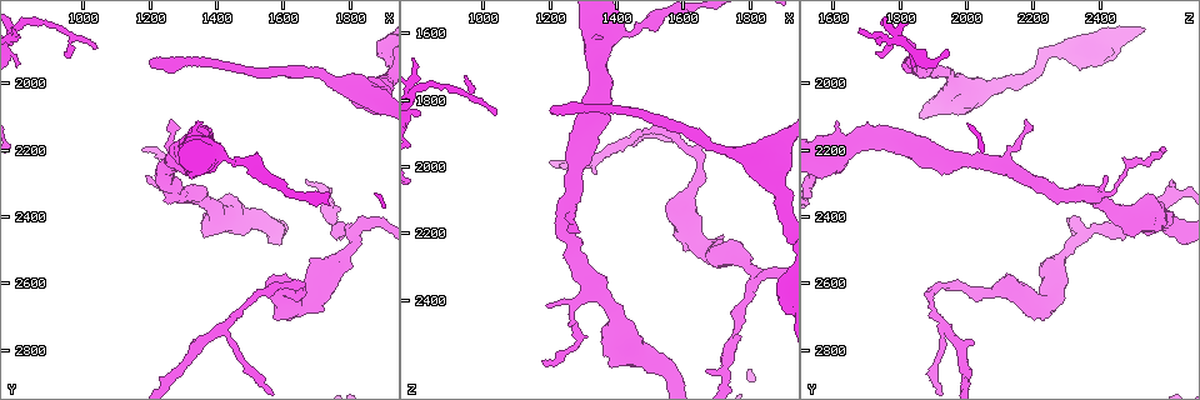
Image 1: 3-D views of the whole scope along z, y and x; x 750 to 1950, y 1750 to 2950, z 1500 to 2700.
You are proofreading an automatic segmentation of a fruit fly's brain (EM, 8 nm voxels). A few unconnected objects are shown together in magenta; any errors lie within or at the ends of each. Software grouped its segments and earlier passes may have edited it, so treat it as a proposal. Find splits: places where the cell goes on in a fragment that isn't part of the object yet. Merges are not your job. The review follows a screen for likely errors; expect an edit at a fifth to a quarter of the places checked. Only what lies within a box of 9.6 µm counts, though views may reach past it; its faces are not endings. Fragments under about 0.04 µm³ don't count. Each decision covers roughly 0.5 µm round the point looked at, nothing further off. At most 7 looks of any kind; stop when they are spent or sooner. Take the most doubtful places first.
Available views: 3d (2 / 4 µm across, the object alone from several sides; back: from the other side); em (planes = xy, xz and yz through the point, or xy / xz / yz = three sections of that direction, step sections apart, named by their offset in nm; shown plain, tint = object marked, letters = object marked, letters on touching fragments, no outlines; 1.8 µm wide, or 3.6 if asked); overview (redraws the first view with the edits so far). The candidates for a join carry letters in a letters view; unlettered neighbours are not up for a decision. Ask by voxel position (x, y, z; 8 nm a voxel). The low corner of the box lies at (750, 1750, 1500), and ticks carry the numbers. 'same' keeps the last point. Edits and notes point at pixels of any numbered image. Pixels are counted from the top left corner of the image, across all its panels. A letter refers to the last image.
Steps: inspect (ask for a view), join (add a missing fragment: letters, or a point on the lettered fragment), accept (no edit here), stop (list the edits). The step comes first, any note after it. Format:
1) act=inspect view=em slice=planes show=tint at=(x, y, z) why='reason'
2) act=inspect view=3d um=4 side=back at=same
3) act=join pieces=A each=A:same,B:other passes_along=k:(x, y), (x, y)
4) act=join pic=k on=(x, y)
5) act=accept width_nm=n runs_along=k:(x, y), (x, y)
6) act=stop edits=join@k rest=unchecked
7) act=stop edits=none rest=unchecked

act=inspect view=em slice=xz step=16 show=tint at=(1220, 1960, 1830) why='free end'

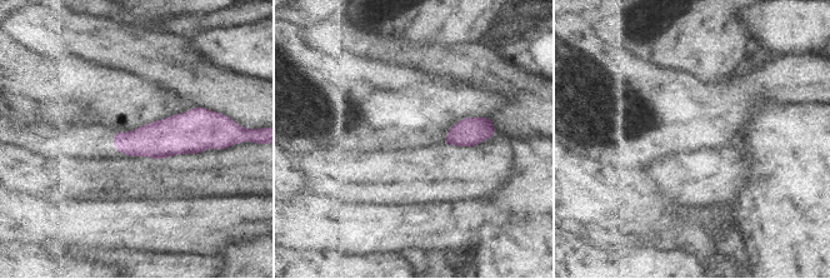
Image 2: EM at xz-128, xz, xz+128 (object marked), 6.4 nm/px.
act=inspect view=em slice=planes show=letters at=same why='another direction'

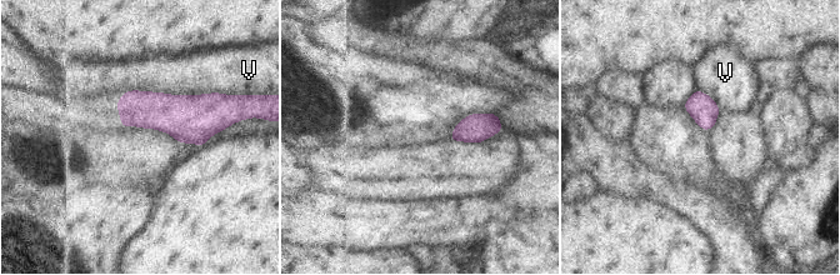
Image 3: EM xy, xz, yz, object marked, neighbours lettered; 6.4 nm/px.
act=accept each=V:other border=3:(124, 91), (215, 93) found='no lettered fragment goes on from it'

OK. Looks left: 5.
act=inspect view=em um=3.6 slice=planes show=plain at=(1670, 2300, 2620) why='branch stops here'

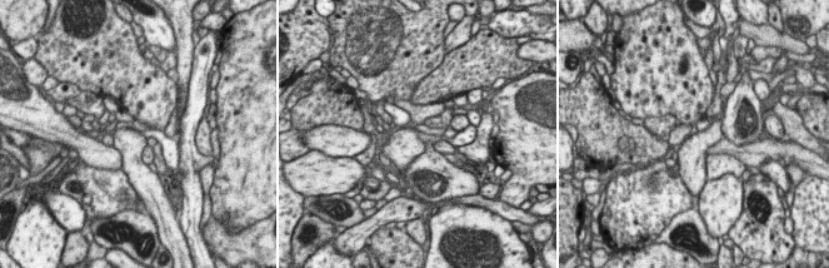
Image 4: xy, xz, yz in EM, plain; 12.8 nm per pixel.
act=inspect view=em um=3.6 slice=planes show=tint at=same

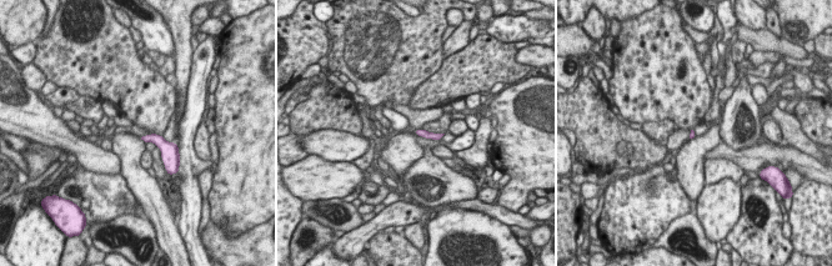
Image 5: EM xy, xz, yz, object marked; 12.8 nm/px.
act=inspect view=em um=3.6 slice=planes show=letters at=same

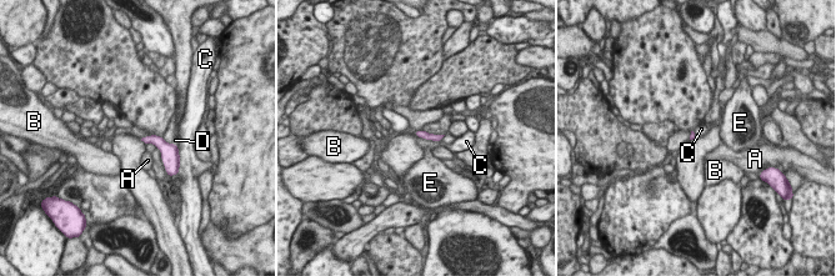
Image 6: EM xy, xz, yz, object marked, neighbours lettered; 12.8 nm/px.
act=accept each=A:other,B:other,C:other,D:other,E:other runs_along=6:(418, 133), (440, 139) found='no lettered fragment goes on from it'

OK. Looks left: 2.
act=inspect view=3d um=2 at=(1290, 2130, 2200) why='tapers out'

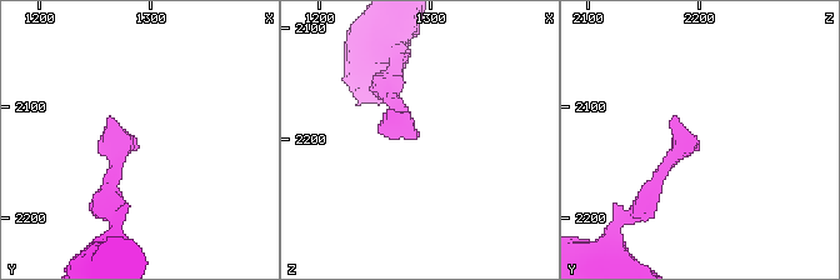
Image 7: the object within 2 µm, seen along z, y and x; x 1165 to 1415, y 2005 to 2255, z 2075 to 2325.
act=inspect view=em slice=planes show=letters at=(1286, 2136, 2202)

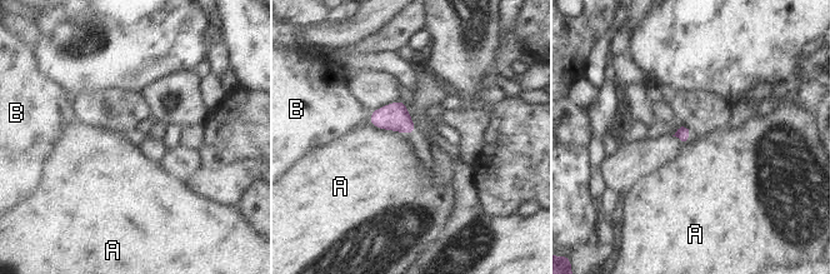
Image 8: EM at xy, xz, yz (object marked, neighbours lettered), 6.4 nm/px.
act=accept longest_contact=A:220nm each=A:other,B:other border=8:(369, 121), (399, 133) found='no lettered fragment goes on from it'

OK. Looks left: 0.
act=stop edits=none rest=unchecked

